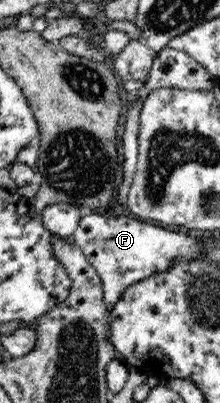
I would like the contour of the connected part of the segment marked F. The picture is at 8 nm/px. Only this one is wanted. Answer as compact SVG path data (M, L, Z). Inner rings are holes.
M93 210L92 214L83 216L71 236L97 270L102 279L104 300L109 311L116 305L121 293L133 283L161 273L171 267L175 259L191 259L197 255L197 240L182 230L166 229L160 225L146 223L126 216L106 216Z

